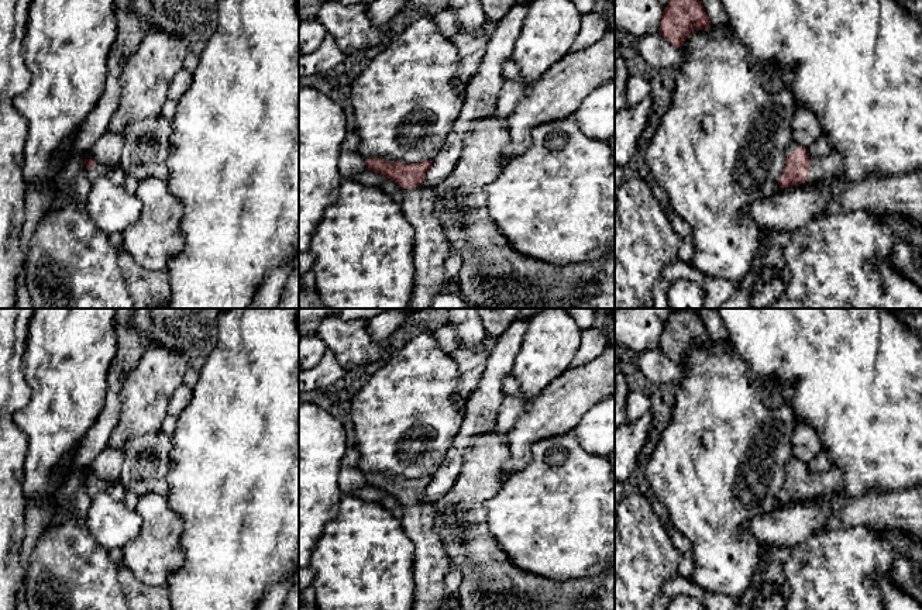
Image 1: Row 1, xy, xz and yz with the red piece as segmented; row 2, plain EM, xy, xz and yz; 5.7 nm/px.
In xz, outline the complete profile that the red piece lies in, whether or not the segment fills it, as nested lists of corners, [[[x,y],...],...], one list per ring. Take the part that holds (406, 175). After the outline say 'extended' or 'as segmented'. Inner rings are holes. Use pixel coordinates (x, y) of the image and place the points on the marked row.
[[[365,159],[368,170],[395,180],[402,187],[399,203],[406,220],[414,228],[416,276],[409,309],[430,309],[433,299],[440,293],[462,297],[458,282],[444,272],[444,262],[451,255],[451,249],[434,216],[436,187],[422,186],[431,163],[431,159],[417,163]]]; extended

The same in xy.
[[[85,159],[85,165],[92,179],[97,176],[106,176],[109,180],[111,180],[116,185],[121,186],[124,185],[127,175],[124,173],[120,165],[102,165],[93,159]]]; extended

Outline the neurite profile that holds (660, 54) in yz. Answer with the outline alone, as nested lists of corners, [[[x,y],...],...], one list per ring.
[[[660,32],[636,38],[639,55],[654,69],[675,70],[684,62],[684,54]]]

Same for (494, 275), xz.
[[[495,108],[475,120],[475,130],[465,137],[458,163],[436,186],[434,204],[434,216],[443,228],[451,254],[458,254],[462,259],[457,282],[464,300],[471,309],[615,309],[615,248],[594,262],[551,265],[519,254],[500,232],[488,210],[485,187],[499,176],[506,165],[503,149],[509,144],[509,132],[499,123]]]

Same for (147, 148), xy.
[[[164,116],[144,118],[125,127],[120,166],[125,175],[138,180],[171,176],[173,124]]]

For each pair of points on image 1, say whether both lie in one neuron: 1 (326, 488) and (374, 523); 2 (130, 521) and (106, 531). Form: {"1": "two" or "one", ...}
{"1": "two", "2": "one"}

